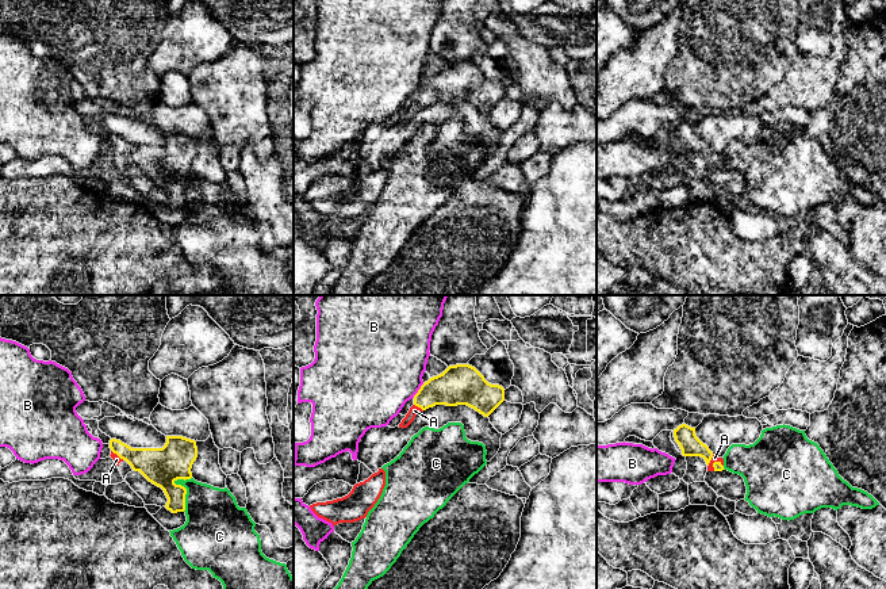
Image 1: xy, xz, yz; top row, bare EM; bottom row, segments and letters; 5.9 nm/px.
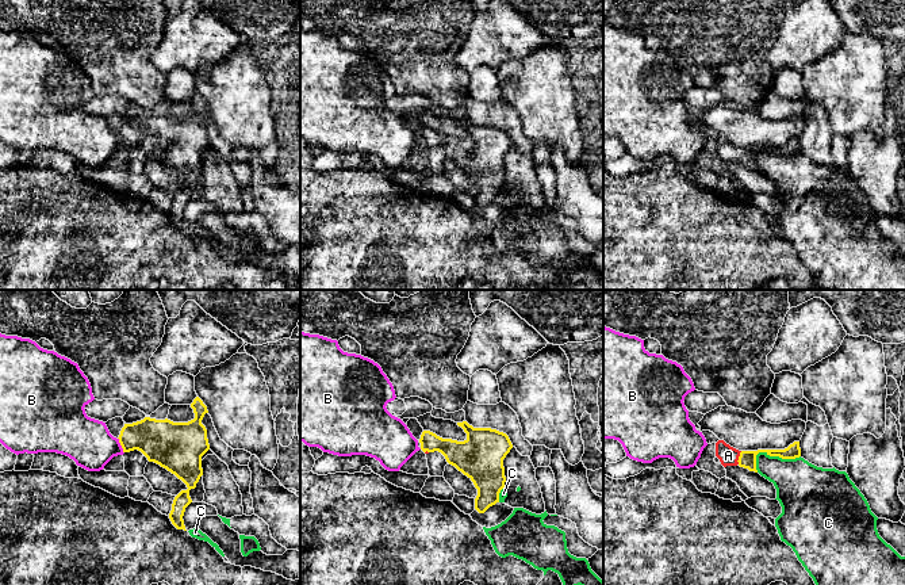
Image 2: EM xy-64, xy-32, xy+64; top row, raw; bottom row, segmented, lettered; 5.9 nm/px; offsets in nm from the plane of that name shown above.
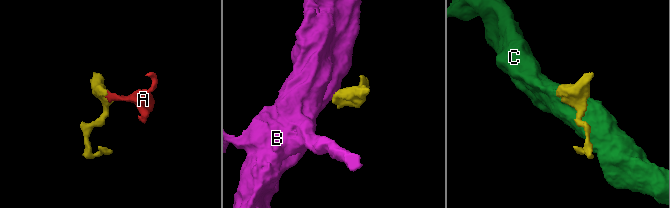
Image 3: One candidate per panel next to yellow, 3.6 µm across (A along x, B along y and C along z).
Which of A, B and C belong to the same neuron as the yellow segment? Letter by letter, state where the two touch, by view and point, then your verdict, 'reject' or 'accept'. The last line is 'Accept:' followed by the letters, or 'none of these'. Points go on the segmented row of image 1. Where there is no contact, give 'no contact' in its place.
A: xz (418, 406) | accept
B: xz (418, 390) | reject
C: xy (183, 486) | reject
Accept: A

